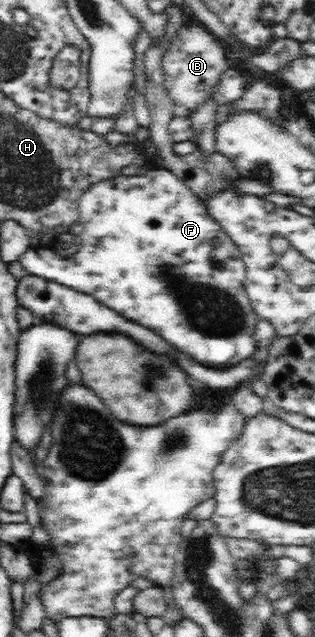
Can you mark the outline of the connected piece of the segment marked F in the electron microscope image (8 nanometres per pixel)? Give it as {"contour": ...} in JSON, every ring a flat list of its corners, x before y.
{"contour":[[154,168,148,170,146,176,116,176,111,180,94,184,84,195,80,197,78,220,83,225,82,244,78,251,64,258,57,257,49,247,34,247,28,250,19,260,23,267,34,275,49,281,54,281,62,286,74,289,78,292,90,295,97,301,118,312,128,320,134,320,146,328,152,328,156,334,163,336,168,342,176,344,178,348,189,352,202,364,210,366,228,366,232,362,238,362,246,356,252,356,256,352,258,344,254,340,256,314,251,307,249,297,245,289,246,267,242,261,240,249,226,234,220,223,210,216,207,206,175,173,166,168]]}

